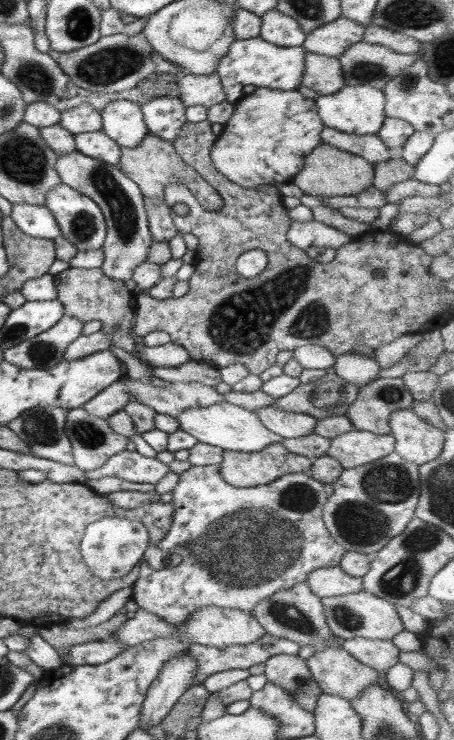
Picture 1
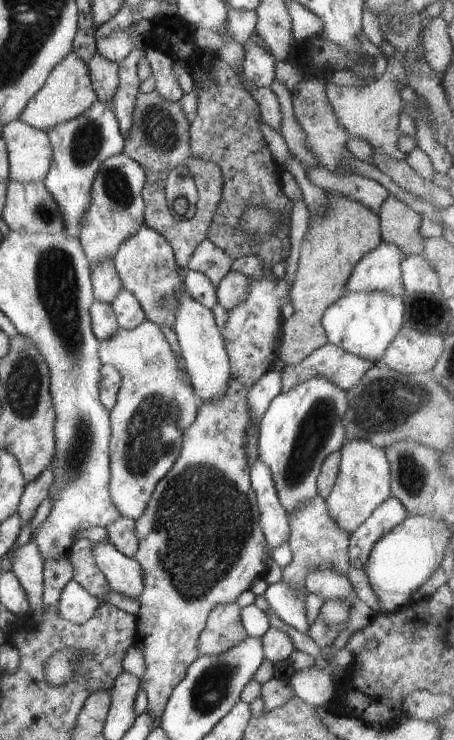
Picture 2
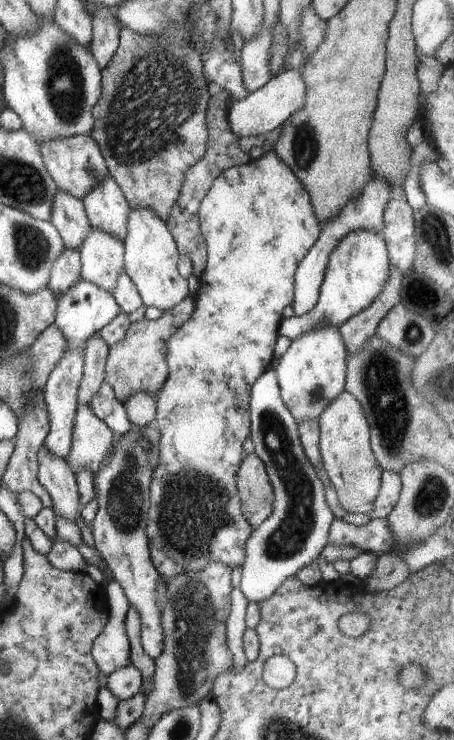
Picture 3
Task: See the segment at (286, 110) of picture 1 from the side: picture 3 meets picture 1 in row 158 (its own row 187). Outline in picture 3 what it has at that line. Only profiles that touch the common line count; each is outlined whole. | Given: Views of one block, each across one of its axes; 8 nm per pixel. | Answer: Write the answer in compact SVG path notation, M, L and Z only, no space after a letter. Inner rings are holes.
M274 150L262 154L258 160L252 160L248 164L240 164L240 166L234 166L222 172L201 201L198 216L200 232L207 248L206 268L200 276L200 286L193 296L194 312L192 312L192 316L188 318L188 322L174 330L168 344L166 344L168 353L164 354L164 360L168 366L168 379L155 399L157 404L155 419L158 422L158 430L160 430L160 454L158 454L158 466L153 470L151 477L149 499L151 506L148 513L146 536L148 536L152 563L156 566L156 571L160 574L160 580L164 584L174 580L180 574L186 574L188 570L202 572L210 562L222 562L224 566L230 568L230 571L238 566L243 566L244 548L254 529L243 516L240 498L236 492L236 470L240 467L240 462L245 454L242 444L246 438L250 437L250 392L256 380L270 369L272 358L275 358L273 353L276 338L279 336L277 334L278 326L283 320L284 308L292 305L294 299L296 268L304 256L314 247L321 232L320 220L314 216L310 192L304 188L296 174L284 164L284 160L281 160Z

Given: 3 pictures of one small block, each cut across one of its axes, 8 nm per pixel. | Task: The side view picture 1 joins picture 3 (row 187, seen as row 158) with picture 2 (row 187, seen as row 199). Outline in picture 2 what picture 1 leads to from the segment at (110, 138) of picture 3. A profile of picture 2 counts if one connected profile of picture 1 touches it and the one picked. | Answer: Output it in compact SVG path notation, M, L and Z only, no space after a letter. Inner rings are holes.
M139 90L135 99L132 129L125 136L122 150L122 153L136 162L145 173L145 184L141 193L145 205L143 222L167 241L174 252L175 262L182 268L182 274L184 269L188 269L189 259L198 244L206 239L217 205L221 202L223 188L220 168L214 162L192 155L190 117L189 113L183 113L178 101L168 101L156 90L148 93ZM178 167L185 167L197 189L195 210L190 217L184 219L174 217L165 200L167 174Z

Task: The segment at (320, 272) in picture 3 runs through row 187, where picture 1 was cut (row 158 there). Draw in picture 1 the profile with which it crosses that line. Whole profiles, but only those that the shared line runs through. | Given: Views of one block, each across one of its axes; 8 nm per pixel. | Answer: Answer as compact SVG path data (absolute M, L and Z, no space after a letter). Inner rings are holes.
M325 126L320 136L322 143L330 144L346 152L356 153L372 165L387 162L392 158L392 152L380 140L377 133L358 135Z

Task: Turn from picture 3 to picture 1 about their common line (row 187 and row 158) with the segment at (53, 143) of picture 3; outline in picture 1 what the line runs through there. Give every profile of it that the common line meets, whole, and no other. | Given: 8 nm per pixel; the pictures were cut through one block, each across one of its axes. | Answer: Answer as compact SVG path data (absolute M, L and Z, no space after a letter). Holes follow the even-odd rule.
M76 149L64 155L57 155L54 169L62 183L88 196L104 215L107 236L102 247L104 264L100 266L104 275L120 282L126 282L132 278L132 271L136 265L147 260L148 248L153 242L140 188L127 178L118 166L95 160Z

